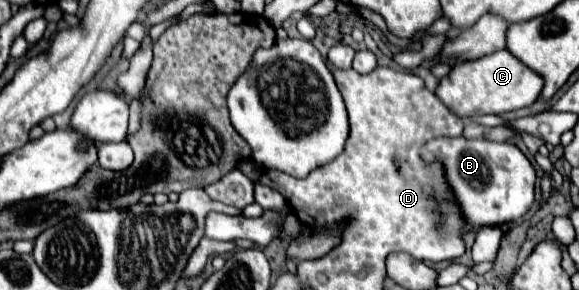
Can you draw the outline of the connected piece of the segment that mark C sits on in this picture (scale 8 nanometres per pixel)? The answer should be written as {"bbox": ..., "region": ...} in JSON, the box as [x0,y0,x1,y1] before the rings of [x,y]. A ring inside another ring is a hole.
{"bbox":[435,49,543,117],"region":[[[507,49],[495,51],[475,61],[465,61],[455,65],[453,71],[441,79],[435,95],[459,117],[485,115],[485,113],[507,113],[533,105],[543,91],[543,77],[533,69],[527,69],[515,55]]]}

